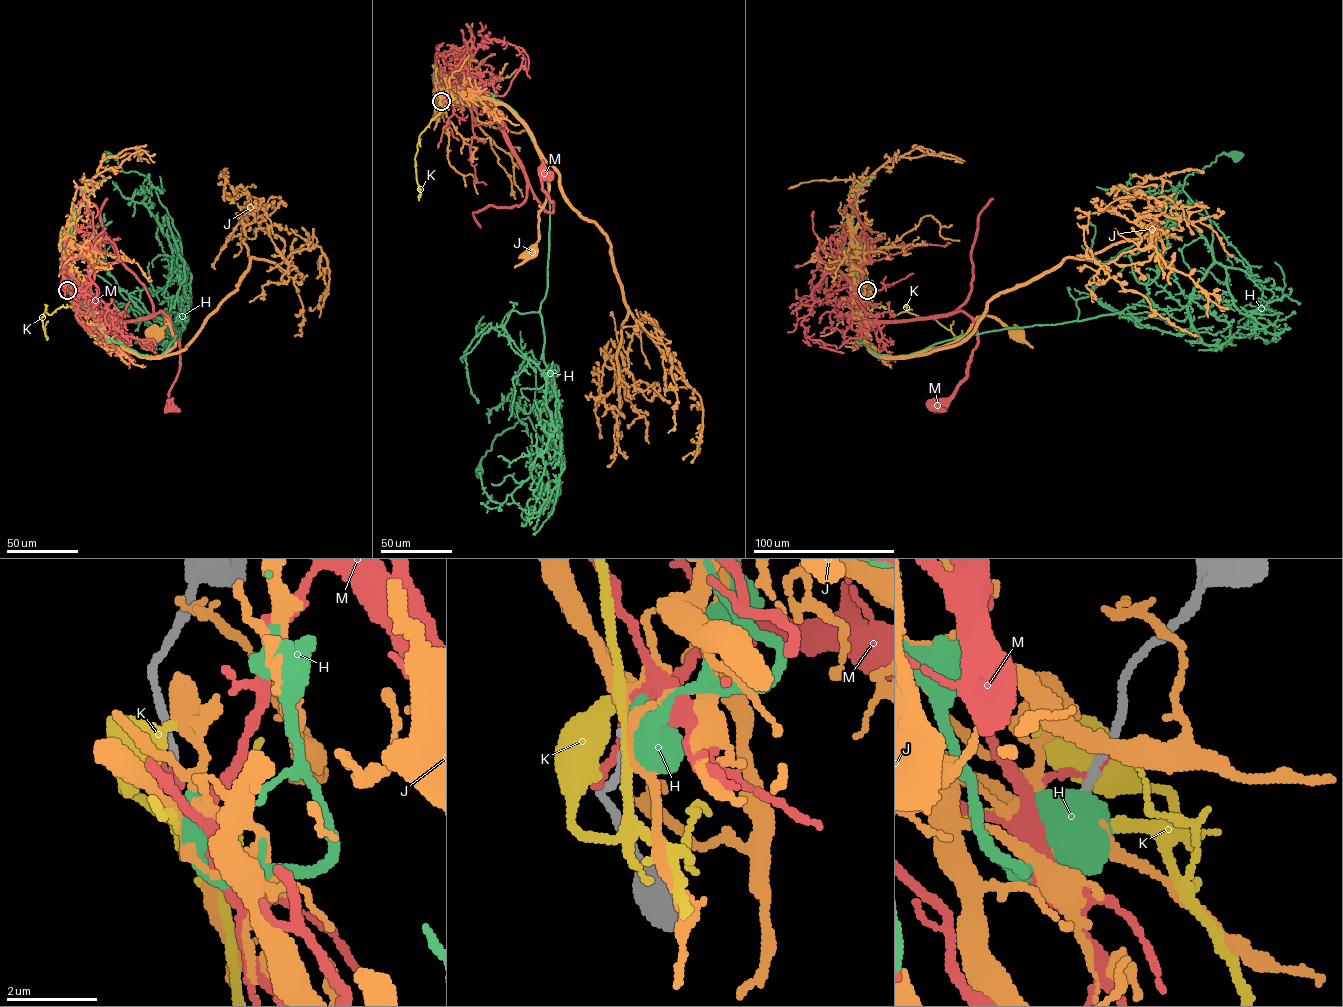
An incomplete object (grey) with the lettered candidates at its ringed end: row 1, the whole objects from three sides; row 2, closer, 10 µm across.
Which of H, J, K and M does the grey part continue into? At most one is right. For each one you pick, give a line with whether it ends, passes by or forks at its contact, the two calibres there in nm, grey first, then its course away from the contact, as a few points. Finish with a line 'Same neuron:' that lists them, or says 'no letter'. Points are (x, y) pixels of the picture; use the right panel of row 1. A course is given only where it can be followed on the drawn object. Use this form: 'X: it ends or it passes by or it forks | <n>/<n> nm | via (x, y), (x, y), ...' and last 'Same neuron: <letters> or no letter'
Same neuron: no letter

